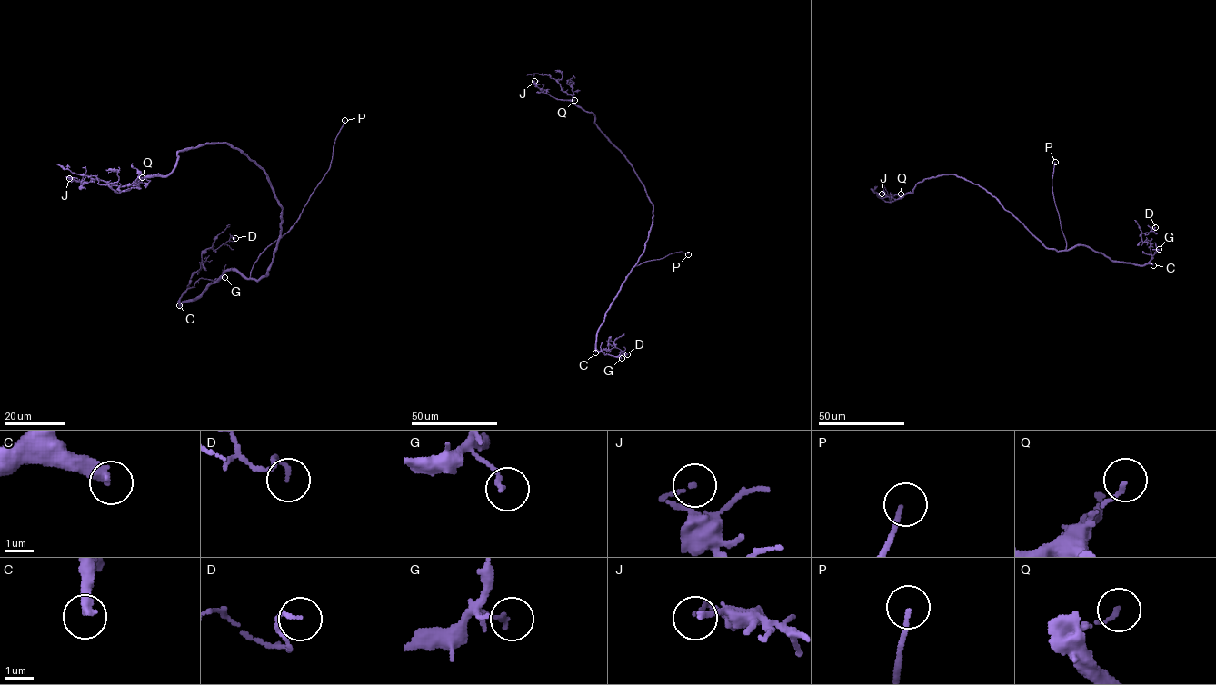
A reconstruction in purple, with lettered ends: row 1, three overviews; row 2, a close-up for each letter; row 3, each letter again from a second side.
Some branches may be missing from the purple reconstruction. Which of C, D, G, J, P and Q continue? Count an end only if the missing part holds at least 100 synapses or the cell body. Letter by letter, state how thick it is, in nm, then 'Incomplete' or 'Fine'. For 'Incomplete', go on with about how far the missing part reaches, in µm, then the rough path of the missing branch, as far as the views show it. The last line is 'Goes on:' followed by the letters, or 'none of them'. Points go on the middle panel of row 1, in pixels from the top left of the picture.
C: Thickness 400 nm. Incomplete. Missing length about 35 µm. Course of what is missing: (595, 352), (596, 356), (609, 364), (631, 358)
D: Thickness 100 nm. Fine
G: Thickness 140 nm. Fine
J: Thickness 100 nm. Fine
P: Thickness 150 nm. Incomplete. Missing length about 5 µm
Q: Thickness 120 nm. Fine
Goes on: C, P

